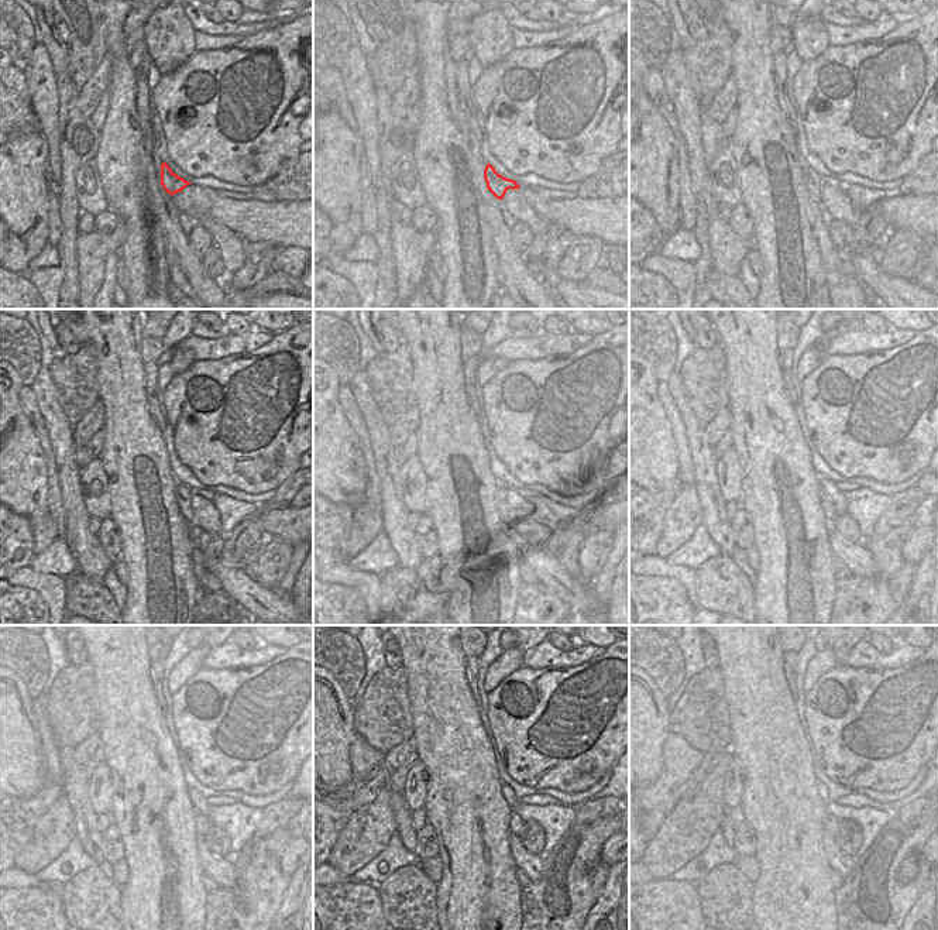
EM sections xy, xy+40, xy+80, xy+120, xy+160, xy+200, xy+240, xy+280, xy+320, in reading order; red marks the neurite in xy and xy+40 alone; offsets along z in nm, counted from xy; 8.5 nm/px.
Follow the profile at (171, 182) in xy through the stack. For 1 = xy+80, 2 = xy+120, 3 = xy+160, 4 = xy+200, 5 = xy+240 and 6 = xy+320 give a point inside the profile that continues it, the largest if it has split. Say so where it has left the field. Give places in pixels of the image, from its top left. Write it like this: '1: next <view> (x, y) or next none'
1: next xy+80 (813, 179)
2: next xy+120 (184, 493)
3: next xy+160 (502, 501)
4: next xy+200 (830, 512)
5: next xy+240 (202, 823)
6: next xy+320 (831, 822)

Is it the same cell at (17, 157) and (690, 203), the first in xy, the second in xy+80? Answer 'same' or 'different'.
different

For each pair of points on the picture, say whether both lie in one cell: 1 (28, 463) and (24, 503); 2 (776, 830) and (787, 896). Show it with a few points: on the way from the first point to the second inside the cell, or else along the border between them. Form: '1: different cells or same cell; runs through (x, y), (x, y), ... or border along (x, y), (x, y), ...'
1: same cell; runs through (24, 473), (24, 493)
2: same cell; runs through (787, 847), (787, 879)

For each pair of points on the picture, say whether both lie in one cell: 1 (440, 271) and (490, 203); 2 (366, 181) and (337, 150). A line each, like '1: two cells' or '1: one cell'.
1: two cells
2: two cells

